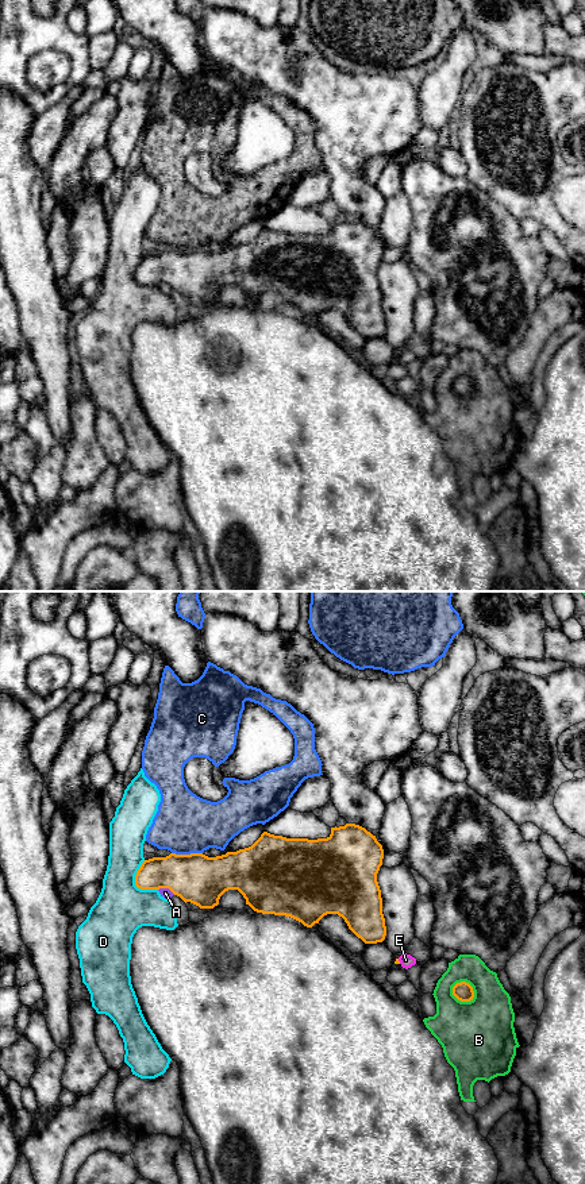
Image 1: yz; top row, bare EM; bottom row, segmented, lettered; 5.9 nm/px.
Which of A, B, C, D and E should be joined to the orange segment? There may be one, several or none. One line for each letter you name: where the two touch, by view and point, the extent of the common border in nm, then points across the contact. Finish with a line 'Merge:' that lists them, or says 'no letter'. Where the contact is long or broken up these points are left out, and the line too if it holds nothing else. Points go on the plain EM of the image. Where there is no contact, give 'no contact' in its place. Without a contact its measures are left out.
E: yz (399, 357) | 40 nm | across yz (396, 357), (399, 357), (405, 355)
Merge: E

